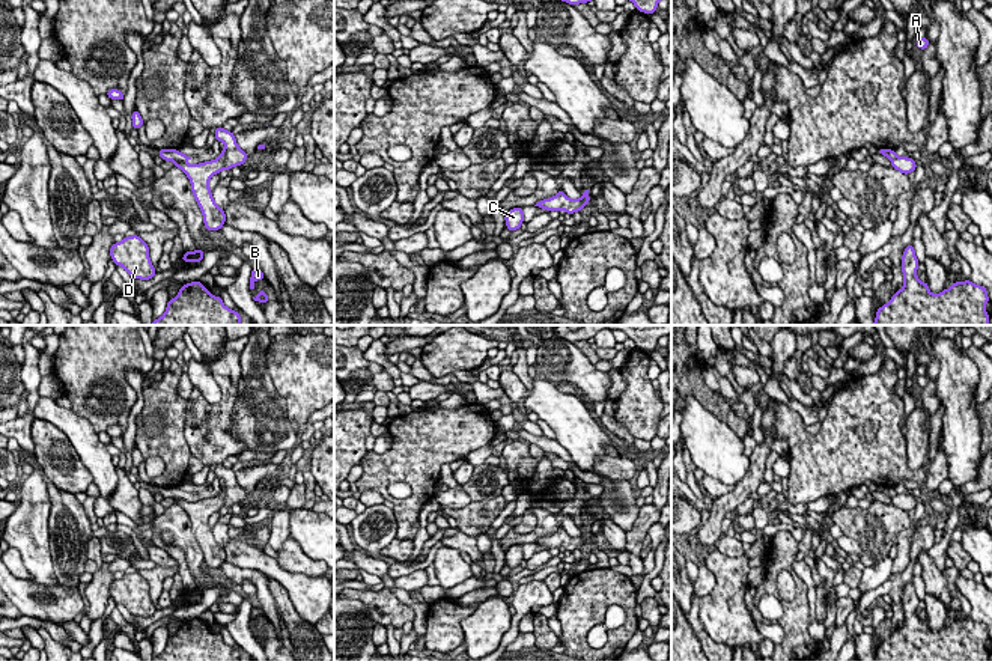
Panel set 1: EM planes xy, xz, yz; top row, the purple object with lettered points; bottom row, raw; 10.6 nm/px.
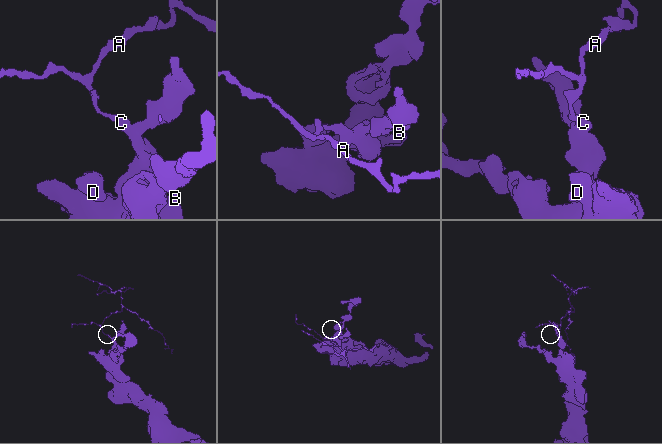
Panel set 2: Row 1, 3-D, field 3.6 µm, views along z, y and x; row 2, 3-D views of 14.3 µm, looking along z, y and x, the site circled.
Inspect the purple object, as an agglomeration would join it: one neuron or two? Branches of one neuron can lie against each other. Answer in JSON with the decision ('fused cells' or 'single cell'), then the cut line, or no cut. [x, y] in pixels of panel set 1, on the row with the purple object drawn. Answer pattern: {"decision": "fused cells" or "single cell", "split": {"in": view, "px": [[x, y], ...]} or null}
{"decision": "fused cells", "split": {"in": "xy", "px": [[182, 160], [175, 161]]}}

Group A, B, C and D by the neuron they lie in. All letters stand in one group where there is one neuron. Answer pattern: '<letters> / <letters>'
A / B C D

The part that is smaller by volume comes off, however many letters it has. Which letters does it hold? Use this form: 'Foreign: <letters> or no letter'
Foreign: A

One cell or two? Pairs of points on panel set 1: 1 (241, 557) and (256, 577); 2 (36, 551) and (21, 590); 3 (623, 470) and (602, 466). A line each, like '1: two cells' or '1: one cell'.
1: two cells
2: two cells
3: one cell

